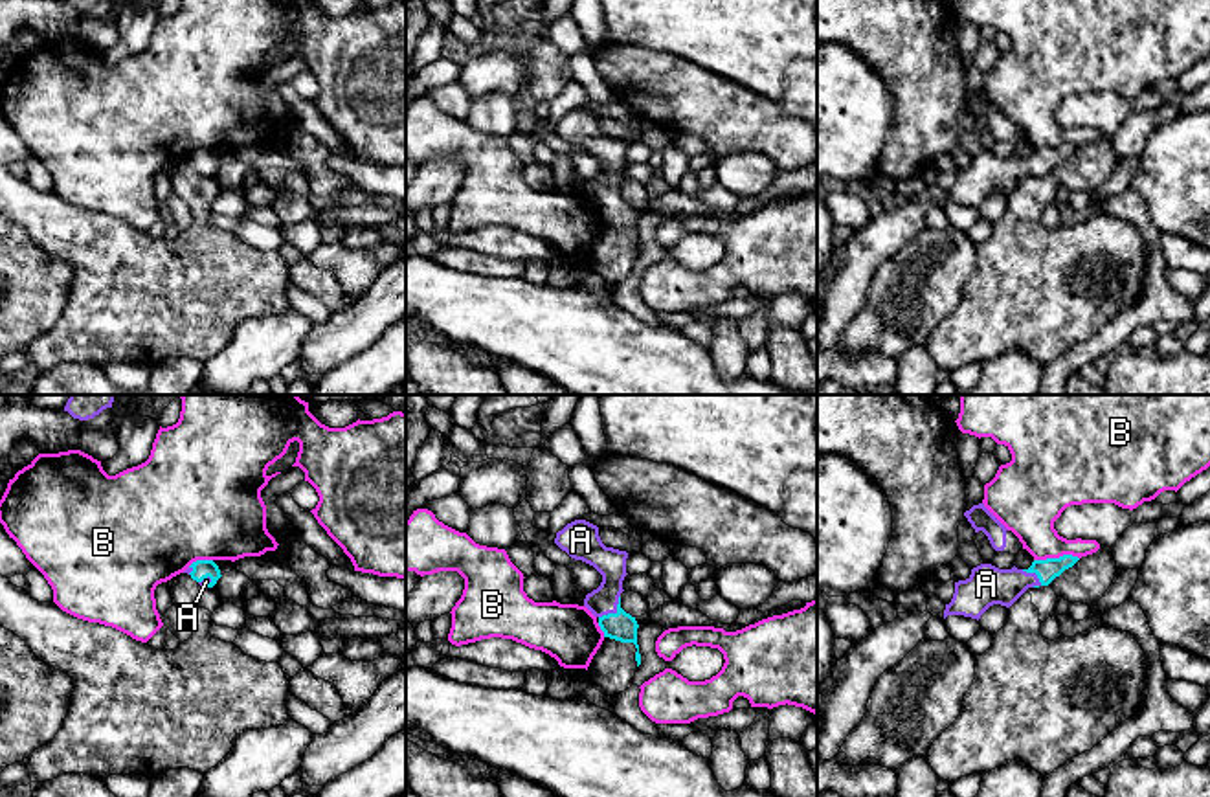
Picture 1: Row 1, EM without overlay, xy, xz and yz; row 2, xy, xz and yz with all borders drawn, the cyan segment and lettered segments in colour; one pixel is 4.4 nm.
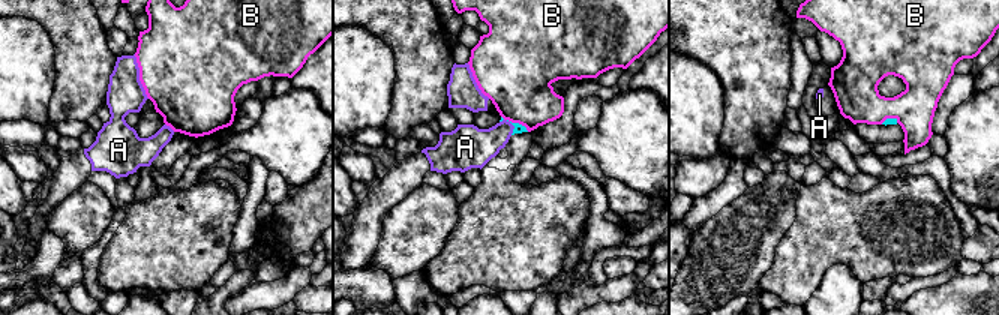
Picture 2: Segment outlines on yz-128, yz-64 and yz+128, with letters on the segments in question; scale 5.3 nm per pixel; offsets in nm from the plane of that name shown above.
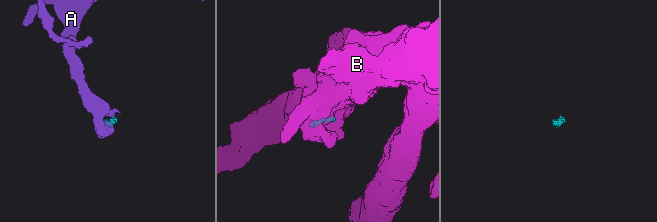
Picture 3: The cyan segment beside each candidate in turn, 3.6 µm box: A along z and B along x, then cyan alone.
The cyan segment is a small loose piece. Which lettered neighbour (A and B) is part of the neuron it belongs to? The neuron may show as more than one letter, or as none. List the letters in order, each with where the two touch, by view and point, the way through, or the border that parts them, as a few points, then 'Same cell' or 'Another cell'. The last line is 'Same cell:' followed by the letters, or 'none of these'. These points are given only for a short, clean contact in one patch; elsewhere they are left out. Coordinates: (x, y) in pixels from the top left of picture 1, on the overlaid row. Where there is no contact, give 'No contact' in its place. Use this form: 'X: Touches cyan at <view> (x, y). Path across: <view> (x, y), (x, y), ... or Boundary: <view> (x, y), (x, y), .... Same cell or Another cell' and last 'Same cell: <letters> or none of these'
A: Touches cyan at xz (614, 614). Path across: xz (621, 627), (614, 614), (610, 562). Same cell
B: Touches cyan at yz (1056, 559). Boundary: yz (1078, 557), (1060, 555), (1034, 561). Another cell
Same cell: A

